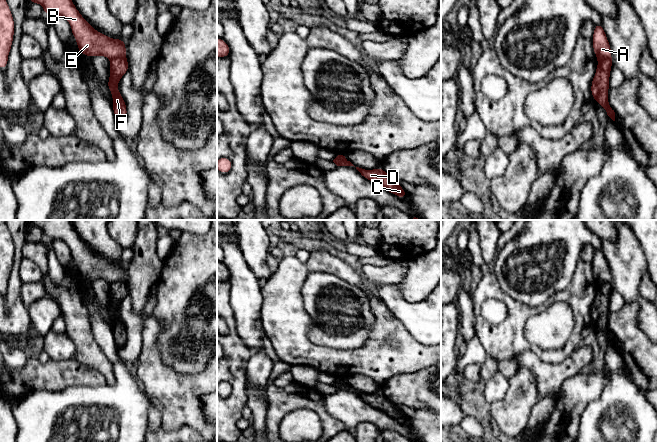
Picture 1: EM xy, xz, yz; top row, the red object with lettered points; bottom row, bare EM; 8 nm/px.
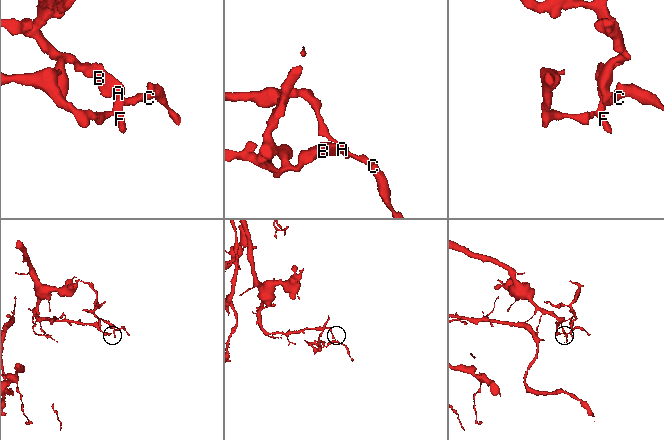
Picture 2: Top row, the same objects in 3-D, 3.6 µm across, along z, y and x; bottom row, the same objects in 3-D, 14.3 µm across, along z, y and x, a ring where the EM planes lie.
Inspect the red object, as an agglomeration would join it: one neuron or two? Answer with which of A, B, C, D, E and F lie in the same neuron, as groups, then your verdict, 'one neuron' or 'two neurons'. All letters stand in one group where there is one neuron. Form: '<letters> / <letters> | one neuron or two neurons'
A B E / C D F | two neurons

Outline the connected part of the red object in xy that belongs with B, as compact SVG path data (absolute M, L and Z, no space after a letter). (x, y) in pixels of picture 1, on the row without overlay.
M30 220L29 227L39 227L45 238L63 240L71 250L78 276L89 281L106 280L110 283L125 280L122 262L113 263L95 254L79 237L70 220Z

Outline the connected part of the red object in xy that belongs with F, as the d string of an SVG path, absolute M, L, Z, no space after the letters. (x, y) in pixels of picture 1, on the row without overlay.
M125 280L111 283L109 290L110 303L106 309L110 313L111 319L113 321L112 330L118 348L124 347L127 341L125 324L121 320L117 311L120 303L127 295L129 295L129 290L128 283Z

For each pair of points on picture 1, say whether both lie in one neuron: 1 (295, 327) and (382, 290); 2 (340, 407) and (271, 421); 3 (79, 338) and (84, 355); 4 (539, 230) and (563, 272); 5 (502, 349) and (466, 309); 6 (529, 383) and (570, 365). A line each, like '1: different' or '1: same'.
1: different
2: different
3: same
4: same
5: different
6: different

